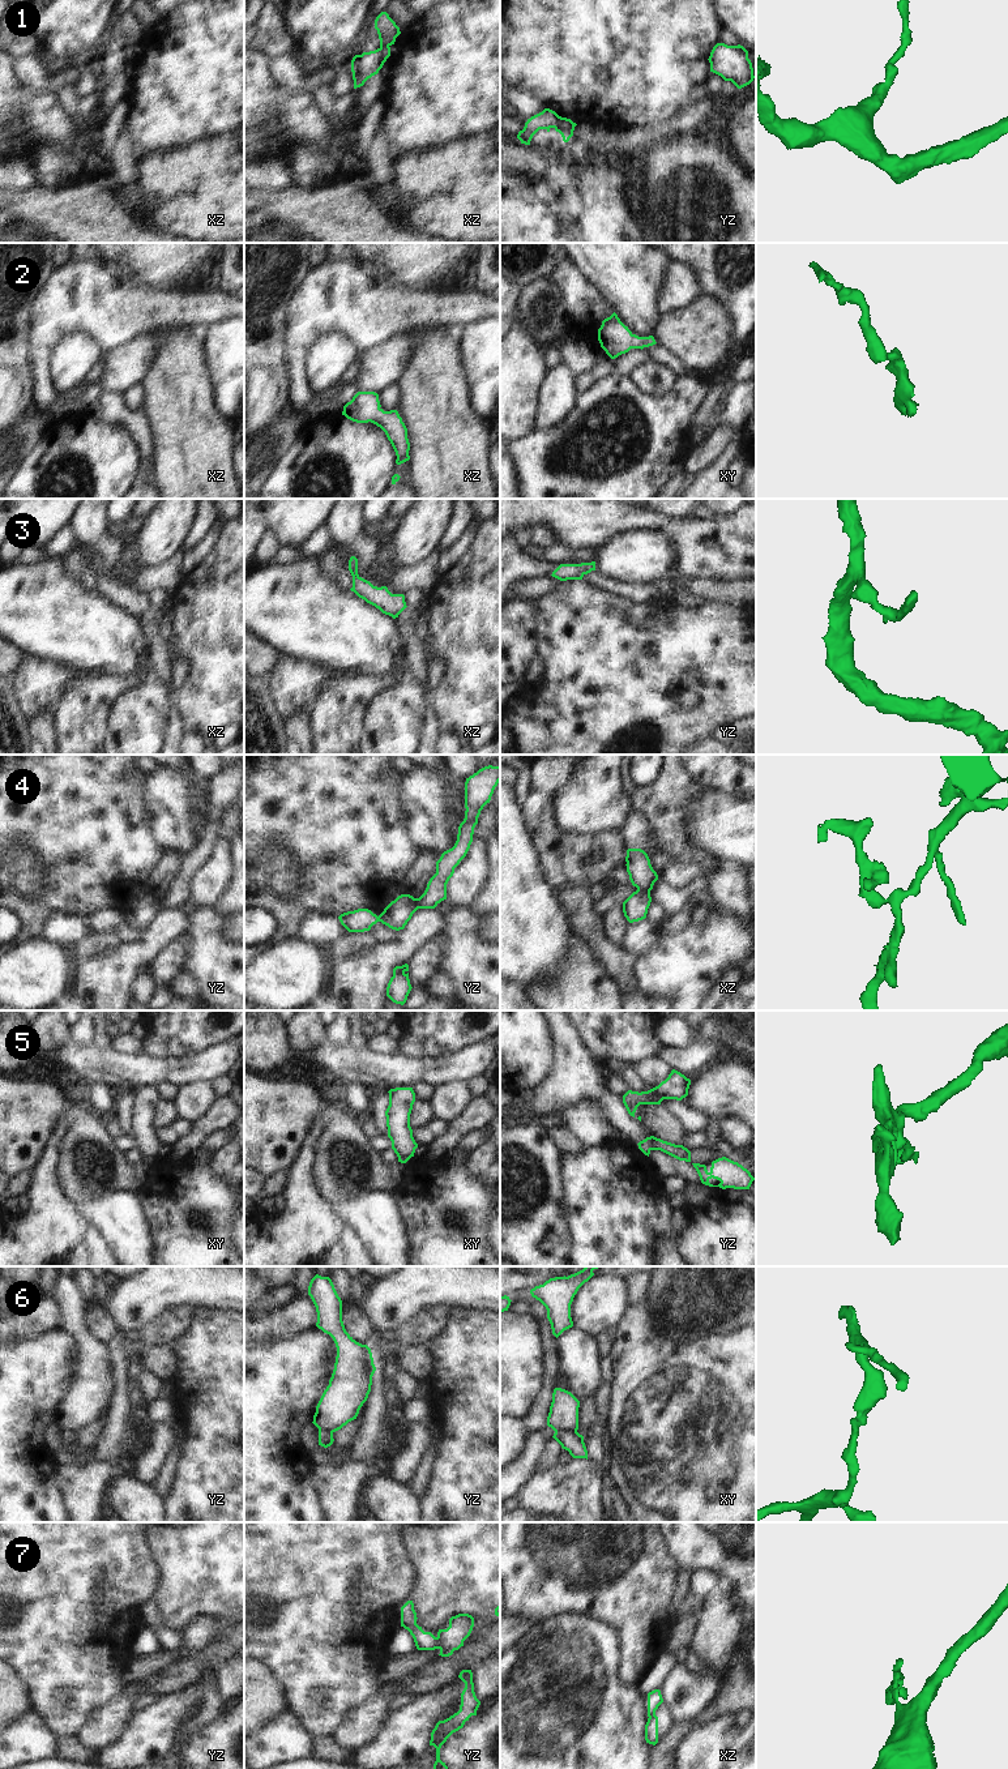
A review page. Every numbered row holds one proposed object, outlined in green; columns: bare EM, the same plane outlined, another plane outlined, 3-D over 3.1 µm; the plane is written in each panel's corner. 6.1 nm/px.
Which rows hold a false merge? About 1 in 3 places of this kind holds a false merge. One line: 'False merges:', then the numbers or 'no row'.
False merges: 1, 4, 6, 7

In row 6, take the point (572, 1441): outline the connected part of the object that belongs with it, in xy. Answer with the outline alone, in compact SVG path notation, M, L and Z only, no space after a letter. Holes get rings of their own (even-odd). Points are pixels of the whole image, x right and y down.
M555 1431L552 1436L573 1458L586 1458L588 1450L584 1436L575 1431Z

